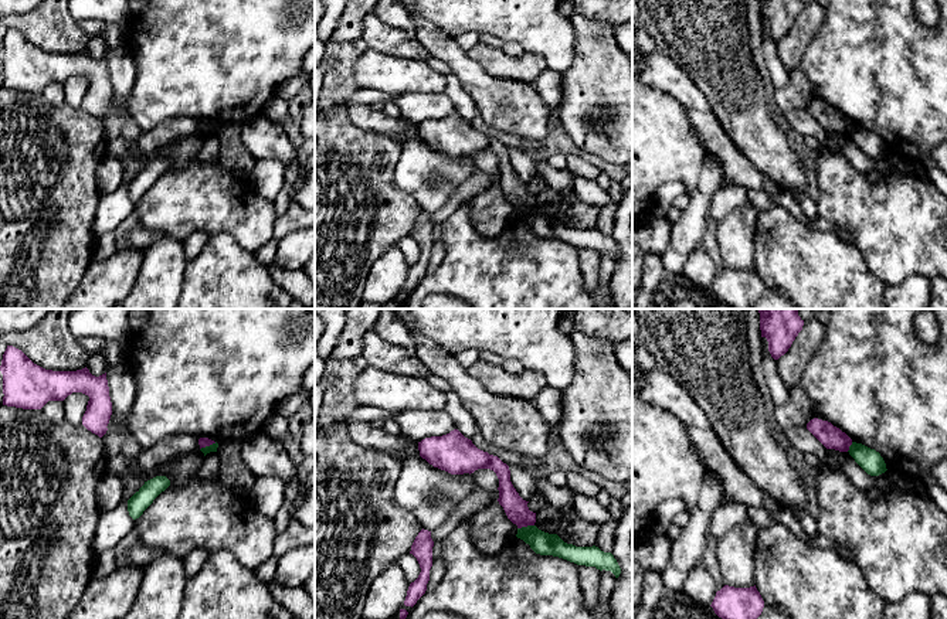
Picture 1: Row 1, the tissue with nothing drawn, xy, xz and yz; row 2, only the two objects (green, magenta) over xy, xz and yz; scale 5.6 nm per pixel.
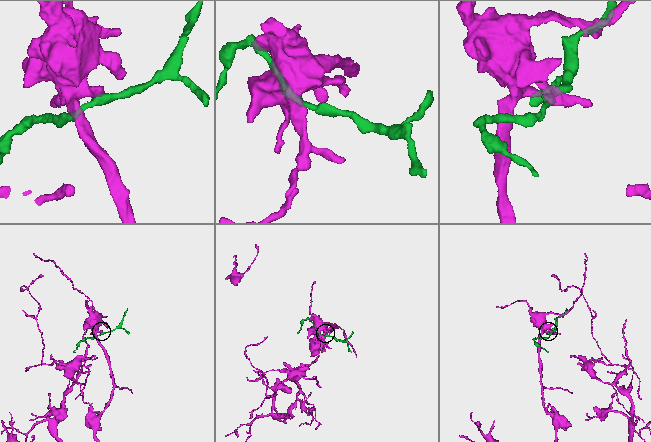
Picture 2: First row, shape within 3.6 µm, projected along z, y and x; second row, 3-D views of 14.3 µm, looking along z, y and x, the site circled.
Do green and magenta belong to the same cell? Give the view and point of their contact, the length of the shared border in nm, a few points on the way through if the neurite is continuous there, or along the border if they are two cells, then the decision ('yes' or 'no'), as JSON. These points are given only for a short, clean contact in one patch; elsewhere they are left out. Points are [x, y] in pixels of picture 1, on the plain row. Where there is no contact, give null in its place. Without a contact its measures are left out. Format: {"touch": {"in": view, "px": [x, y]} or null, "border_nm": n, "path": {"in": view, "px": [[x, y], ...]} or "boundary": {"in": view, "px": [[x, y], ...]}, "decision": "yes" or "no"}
{"touch": {"in": "xz", "px": [525, 210]}, "border_nm": 100, "boundary": {"in": "xz", "px": [[533, 207], [518, 211]]}, "decision": "no"}

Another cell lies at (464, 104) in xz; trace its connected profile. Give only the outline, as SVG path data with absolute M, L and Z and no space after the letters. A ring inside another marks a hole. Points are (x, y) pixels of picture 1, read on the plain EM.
M451 72L445 75L445 93L451 99L456 112L468 122L472 122L478 115L478 108L469 93L462 88L459 79Z

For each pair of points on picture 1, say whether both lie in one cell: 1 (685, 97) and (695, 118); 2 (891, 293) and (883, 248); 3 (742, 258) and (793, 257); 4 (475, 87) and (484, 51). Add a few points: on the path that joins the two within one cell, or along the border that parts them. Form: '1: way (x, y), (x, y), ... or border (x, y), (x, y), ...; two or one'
1: border (688, 109), (709, 112); two
2: border (920, 274), (913, 274), (900, 282), (886, 285); two
3: border (756, 225), (753, 267); two
4: border (465, 53), (491, 75), (511, 80); two

